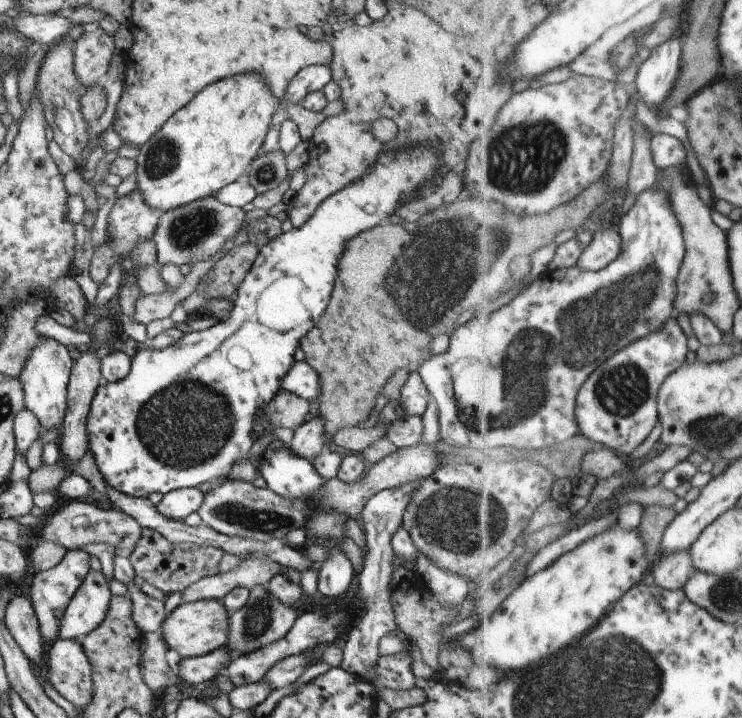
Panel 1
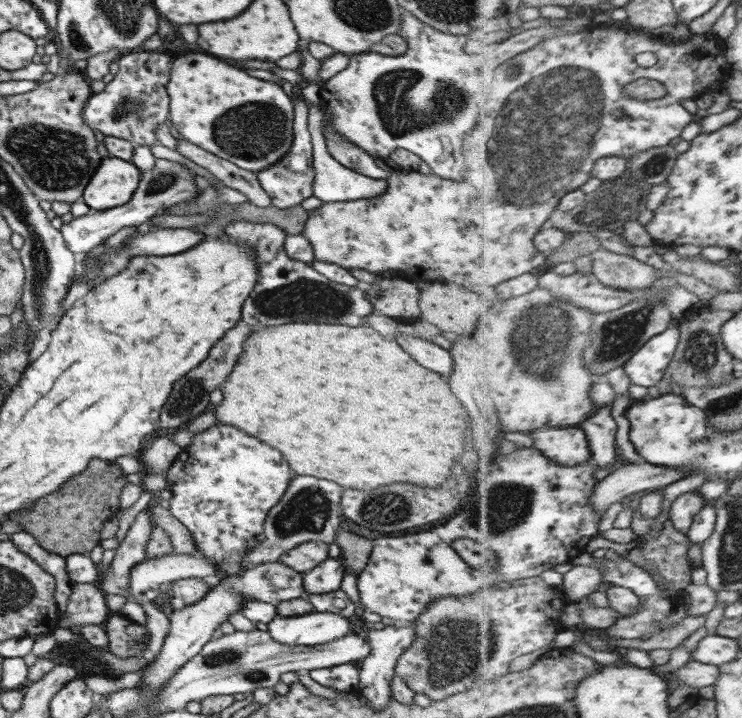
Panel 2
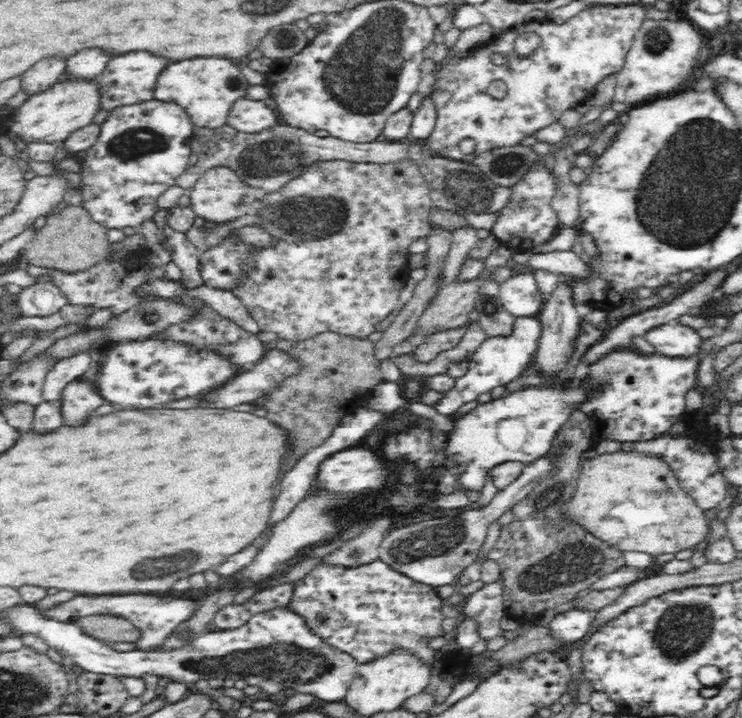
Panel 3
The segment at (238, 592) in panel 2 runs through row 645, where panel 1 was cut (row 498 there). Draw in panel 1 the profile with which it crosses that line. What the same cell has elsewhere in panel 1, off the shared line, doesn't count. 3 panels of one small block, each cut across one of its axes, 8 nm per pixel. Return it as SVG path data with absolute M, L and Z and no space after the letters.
M198 487L178 488L165 494L156 505L156 510L169 519L183 520L189 514L197 513L200 510L200 506L202 506L202 502L204 502L204 490L200 490Z

